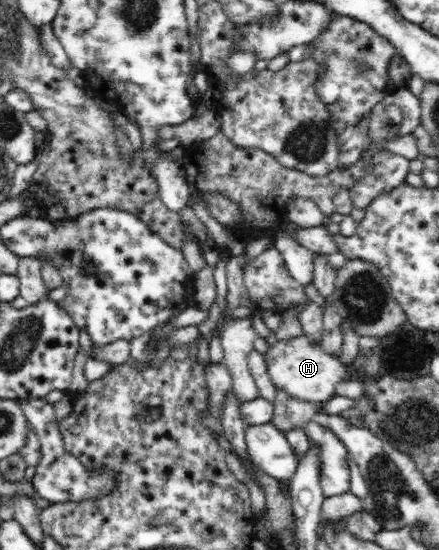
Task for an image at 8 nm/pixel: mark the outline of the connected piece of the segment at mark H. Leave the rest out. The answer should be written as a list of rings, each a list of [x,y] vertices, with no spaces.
[[[306,335],[279,340],[267,350],[265,355],[266,371],[275,388],[282,387],[284,392],[296,399],[312,403],[322,403],[336,394],[336,386],[346,381],[346,367],[339,355],[330,355],[320,343],[314,343]]]

